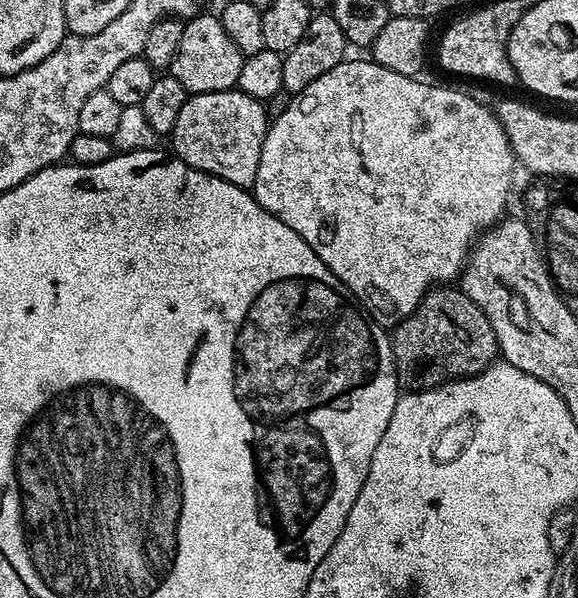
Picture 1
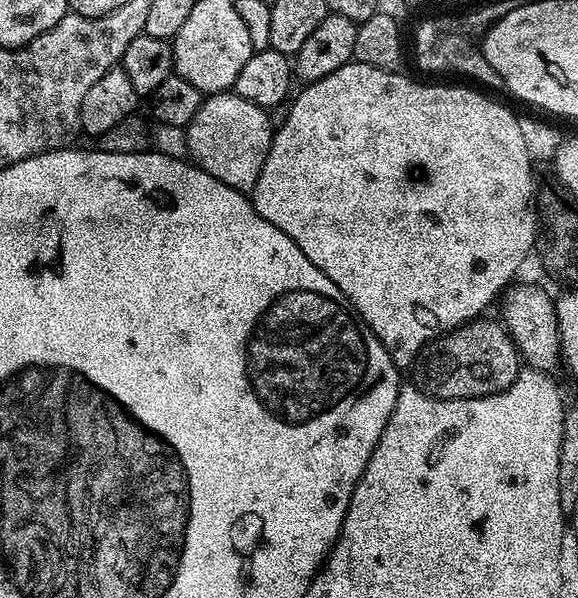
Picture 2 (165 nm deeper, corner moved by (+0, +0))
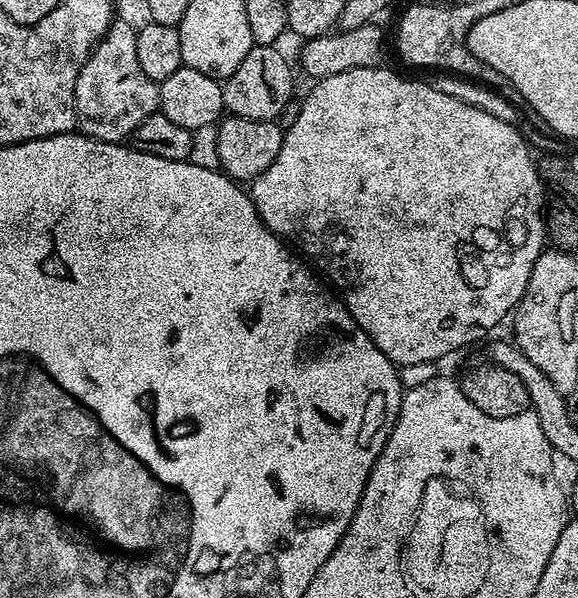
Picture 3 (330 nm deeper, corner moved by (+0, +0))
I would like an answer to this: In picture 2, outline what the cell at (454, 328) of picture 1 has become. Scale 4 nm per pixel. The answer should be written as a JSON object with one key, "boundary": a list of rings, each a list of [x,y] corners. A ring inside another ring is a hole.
{"boundary":[[[477,318],[461,328],[437,336],[432,343],[424,347],[415,365],[414,383],[421,392],[432,396],[436,400],[469,400],[475,396],[492,396],[495,392],[505,392],[508,387],[520,377],[522,371],[522,357],[516,350],[507,328],[499,319]]]}

